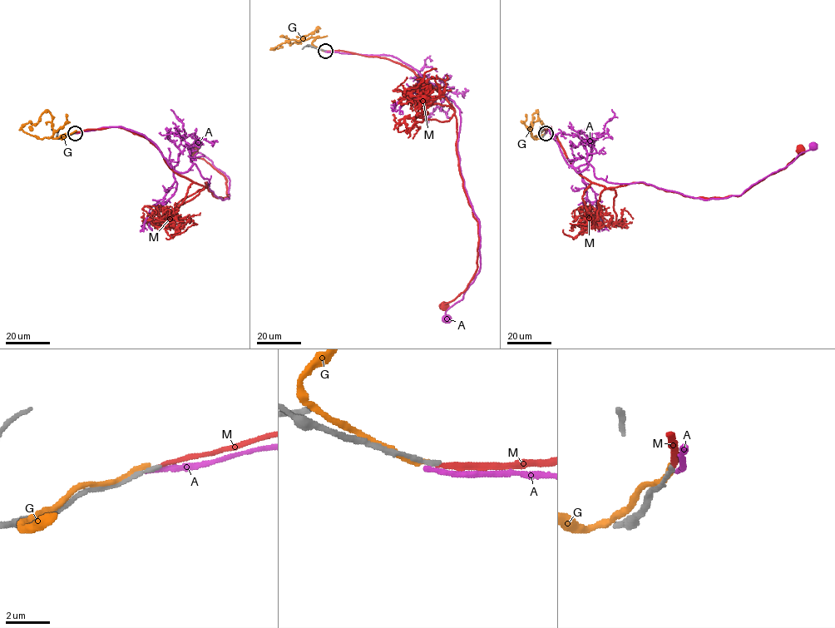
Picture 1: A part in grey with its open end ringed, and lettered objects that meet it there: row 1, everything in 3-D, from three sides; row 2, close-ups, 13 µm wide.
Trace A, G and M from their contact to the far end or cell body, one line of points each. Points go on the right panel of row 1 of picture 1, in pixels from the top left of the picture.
A: (545, 133), (549, 126), (578, 173), (589, 164), (596, 178), (644, 182), (704, 200), (740, 195), (812, 146)
G: (545, 133), (538, 139), (531, 134), (534, 138), (531, 133), (532, 115), (537, 111), (537, 120), (530, 131)
M: (545, 133), (550, 127), (570, 164), (592, 182), (644, 182), (692, 197), (740, 195), (800, 150)

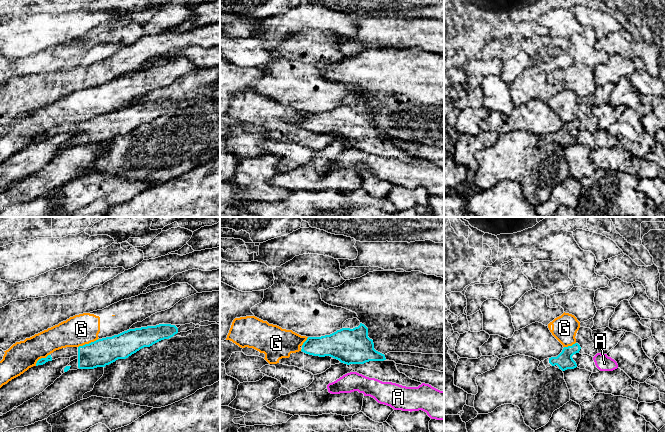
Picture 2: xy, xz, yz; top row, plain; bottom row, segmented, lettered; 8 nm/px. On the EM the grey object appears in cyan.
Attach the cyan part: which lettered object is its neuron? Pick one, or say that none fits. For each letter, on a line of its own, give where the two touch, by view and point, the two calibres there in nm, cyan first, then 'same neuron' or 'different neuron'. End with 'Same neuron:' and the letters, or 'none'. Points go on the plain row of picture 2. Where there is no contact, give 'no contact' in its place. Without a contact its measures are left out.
A: no contact | different neuron
G: xy (89, 119) | 220/240 nm | different neuron
M: no contact | different neuron
Same neuron: none

